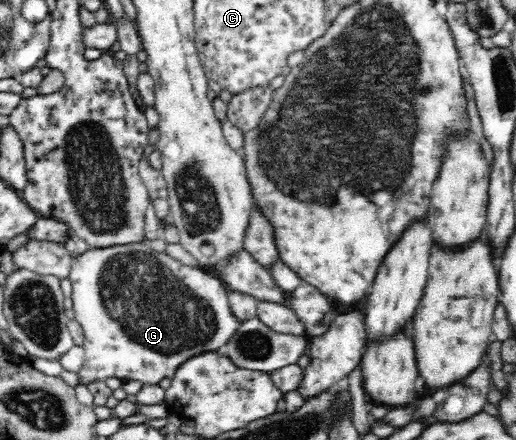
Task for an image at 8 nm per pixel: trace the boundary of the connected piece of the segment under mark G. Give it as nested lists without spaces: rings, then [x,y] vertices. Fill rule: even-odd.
[[[143,242],[118,245],[108,248],[89,248],[84,254],[73,257],[71,271],[68,278],[73,287],[71,294],[74,310],[74,318],[83,328],[83,348],[85,350],[85,363],[78,370],[78,380],[80,386],[88,386],[96,380],[106,380],[106,378],[119,378],[122,382],[126,380],[138,380],[144,384],[158,384],[163,378],[172,378],[179,366],[193,356],[198,356],[203,352],[215,351],[218,347],[228,342],[228,339],[241,322],[238,322],[232,311],[230,310],[229,302],[227,301],[228,289],[218,276],[209,273],[206,269],[194,267],[181,263],[179,260],[170,257],[168,253],[156,252],[145,245]]]

